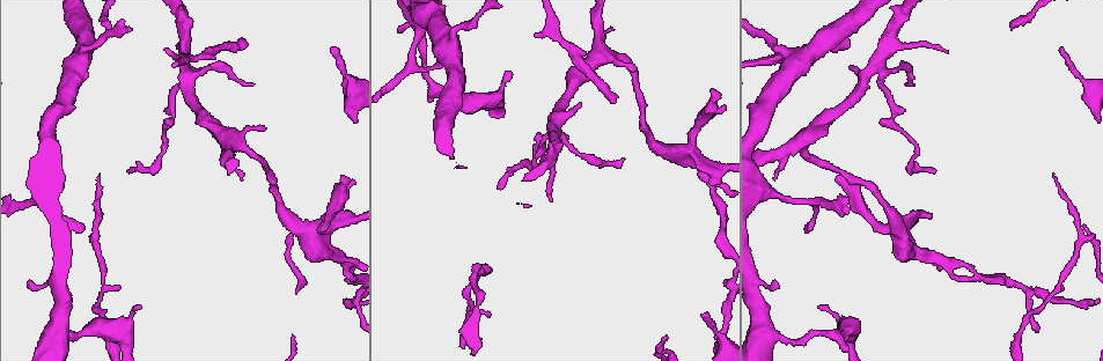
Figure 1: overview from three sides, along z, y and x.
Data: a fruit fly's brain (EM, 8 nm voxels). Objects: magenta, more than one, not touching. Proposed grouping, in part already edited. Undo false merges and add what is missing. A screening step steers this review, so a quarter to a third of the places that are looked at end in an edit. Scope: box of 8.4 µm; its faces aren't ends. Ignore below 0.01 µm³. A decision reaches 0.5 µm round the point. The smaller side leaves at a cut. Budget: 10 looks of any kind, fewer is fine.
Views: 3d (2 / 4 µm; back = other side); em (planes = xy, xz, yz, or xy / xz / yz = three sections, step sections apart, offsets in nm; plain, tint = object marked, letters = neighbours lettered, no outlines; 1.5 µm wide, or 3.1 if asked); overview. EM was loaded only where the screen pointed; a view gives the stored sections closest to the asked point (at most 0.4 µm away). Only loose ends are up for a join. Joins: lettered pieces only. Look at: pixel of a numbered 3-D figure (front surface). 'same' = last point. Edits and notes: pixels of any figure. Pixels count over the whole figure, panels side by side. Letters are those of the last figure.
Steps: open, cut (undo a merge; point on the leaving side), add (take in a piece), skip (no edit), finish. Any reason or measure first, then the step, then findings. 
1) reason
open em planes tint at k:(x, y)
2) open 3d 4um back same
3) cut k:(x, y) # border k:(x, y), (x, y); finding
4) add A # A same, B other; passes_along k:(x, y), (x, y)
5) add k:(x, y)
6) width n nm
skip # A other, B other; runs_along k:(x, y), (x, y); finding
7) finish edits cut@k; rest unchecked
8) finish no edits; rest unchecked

tapers out
open em xy step 4 tint at 1:(111, 25)

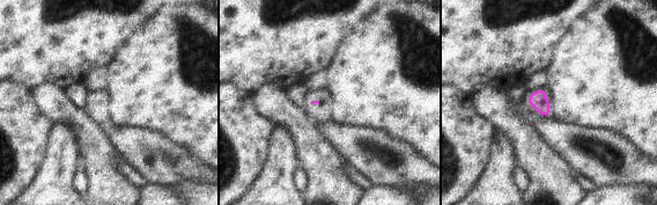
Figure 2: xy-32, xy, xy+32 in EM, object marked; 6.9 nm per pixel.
another direction
open em xz step 4 letters same

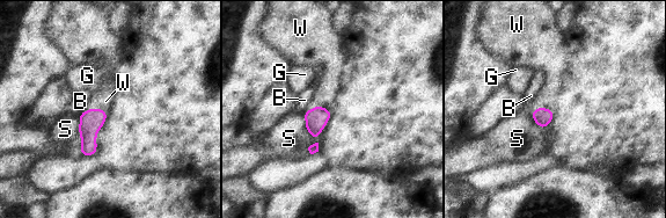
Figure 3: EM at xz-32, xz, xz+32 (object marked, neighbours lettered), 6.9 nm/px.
add W # B other, G other, S other, W same; passes_along 3:(542, 116), (544, 107), (554, 72); it goes on there

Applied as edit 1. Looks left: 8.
tapers out
open 3d 2um at 1:(623, 159)

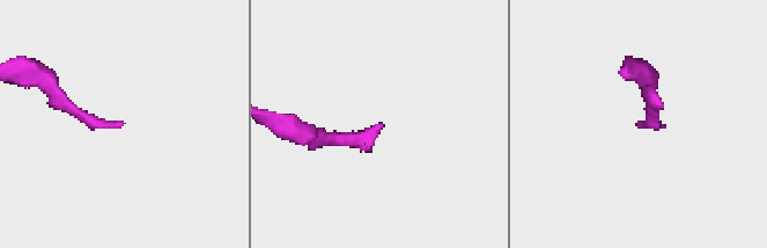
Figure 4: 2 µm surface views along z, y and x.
shape alone is not enough
open em planes plain at 4:(122, 122)

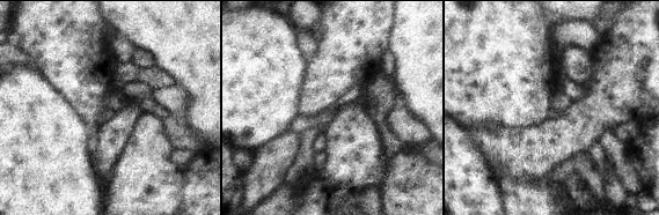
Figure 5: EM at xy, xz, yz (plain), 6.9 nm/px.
open em planes letters same

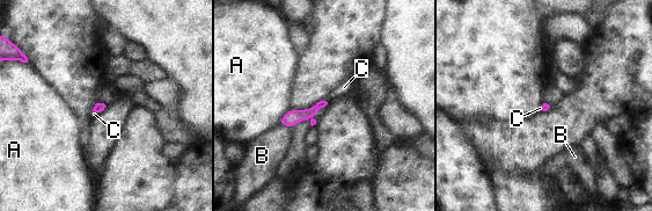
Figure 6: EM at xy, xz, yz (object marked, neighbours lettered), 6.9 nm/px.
add C # A other, B other, C same; passes_along 6:(293, 117), (324, 101), (344, 87); it goes on there

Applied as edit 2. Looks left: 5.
open overview

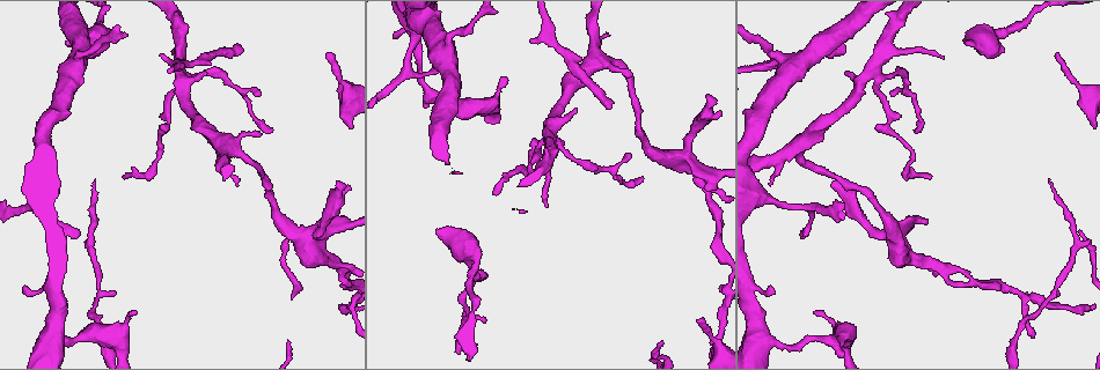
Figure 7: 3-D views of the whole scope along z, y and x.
four or more arms meet
open 3d 4um at 7:(552, 129)

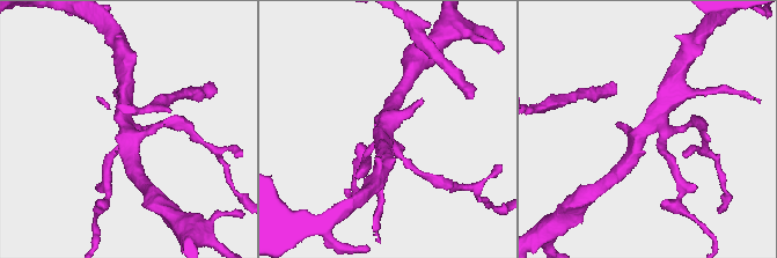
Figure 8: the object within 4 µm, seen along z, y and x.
shape alone is not enough
open em planes letters at 8:(130, 136)

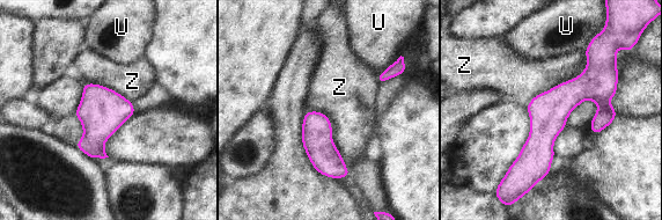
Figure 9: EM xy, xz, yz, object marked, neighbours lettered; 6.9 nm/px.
skip # U other, Z other; runs_along 9:(590, 53), (534, 177); continuous, no second cell

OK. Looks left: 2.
end of a long branch
open 3d 4um at 7:(464, 313)

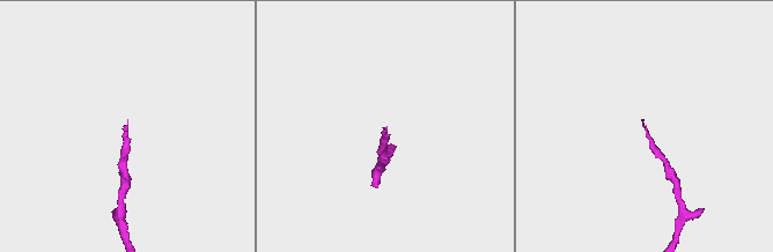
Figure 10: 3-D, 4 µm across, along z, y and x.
open em planes letters at 10:(641, 119)

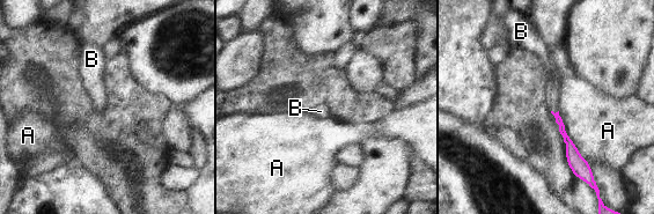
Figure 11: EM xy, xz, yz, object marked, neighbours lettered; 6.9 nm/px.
add B # A other, B same; passes_along 11:(567, 140), (553, 112), (553, 88); it goes on there

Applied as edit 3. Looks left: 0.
finish edits add@3, add@6, add@11; rest unchecked

